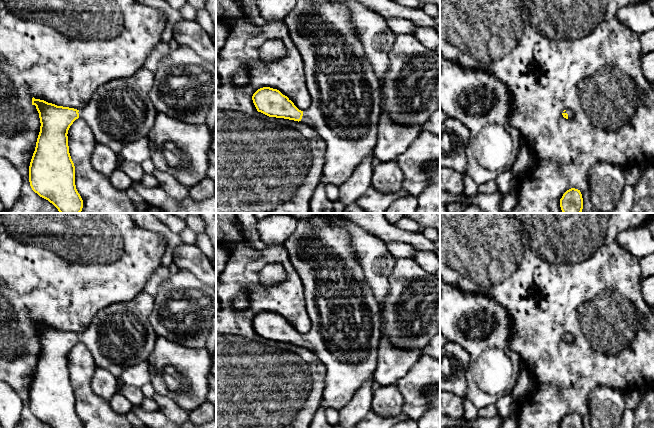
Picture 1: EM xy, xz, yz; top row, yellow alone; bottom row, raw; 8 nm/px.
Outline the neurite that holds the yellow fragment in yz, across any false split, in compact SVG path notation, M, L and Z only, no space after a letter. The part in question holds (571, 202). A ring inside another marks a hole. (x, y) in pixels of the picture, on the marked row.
M571 188L560 199L560 207L563 213L581 213L583 198L580 190Z

